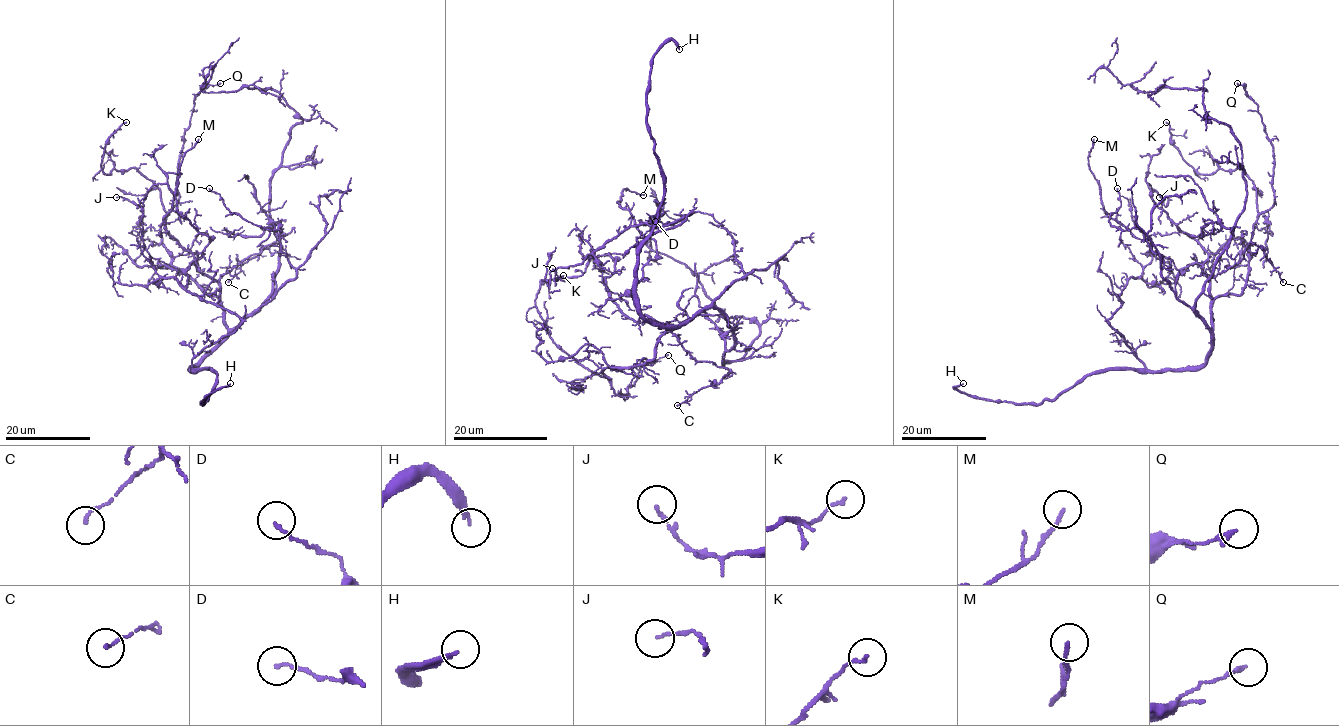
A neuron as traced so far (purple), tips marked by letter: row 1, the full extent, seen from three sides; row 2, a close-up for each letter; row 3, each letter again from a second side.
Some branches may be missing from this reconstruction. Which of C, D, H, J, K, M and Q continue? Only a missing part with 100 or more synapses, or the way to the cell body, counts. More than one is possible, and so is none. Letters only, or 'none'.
H

